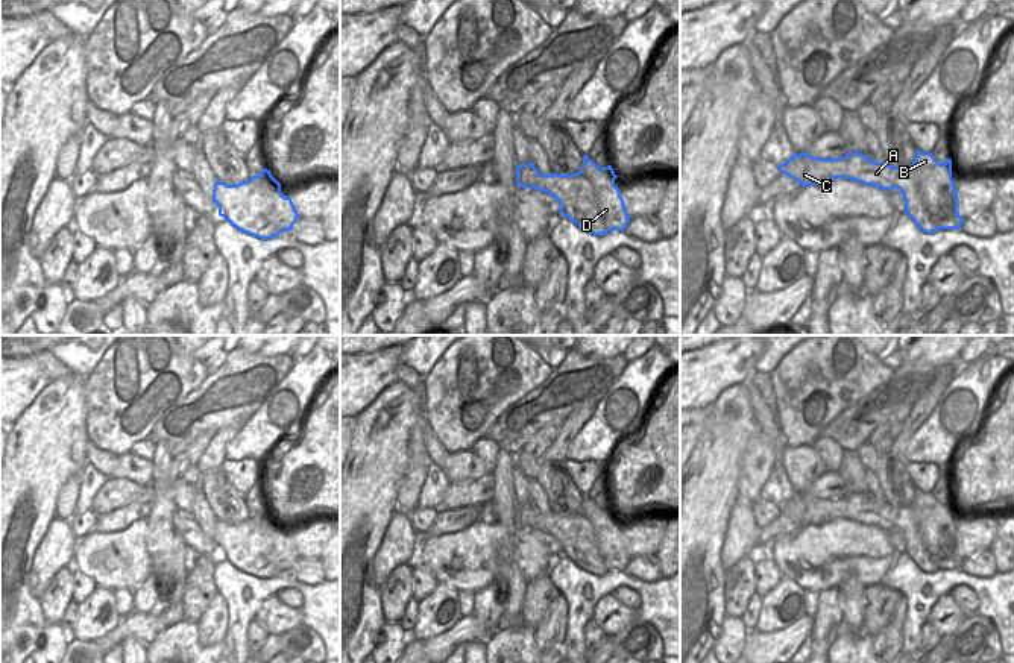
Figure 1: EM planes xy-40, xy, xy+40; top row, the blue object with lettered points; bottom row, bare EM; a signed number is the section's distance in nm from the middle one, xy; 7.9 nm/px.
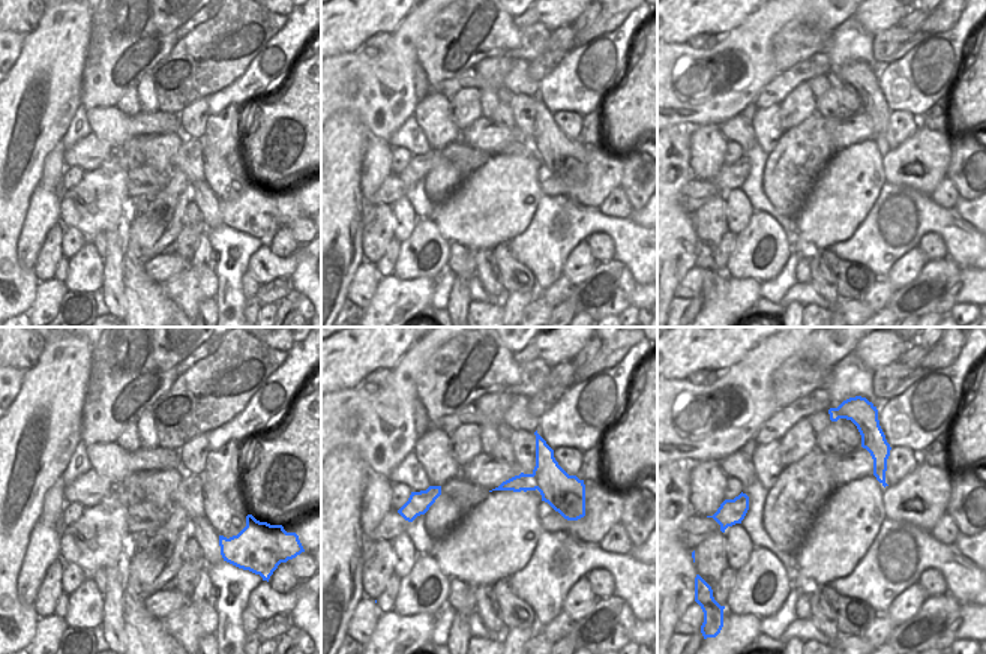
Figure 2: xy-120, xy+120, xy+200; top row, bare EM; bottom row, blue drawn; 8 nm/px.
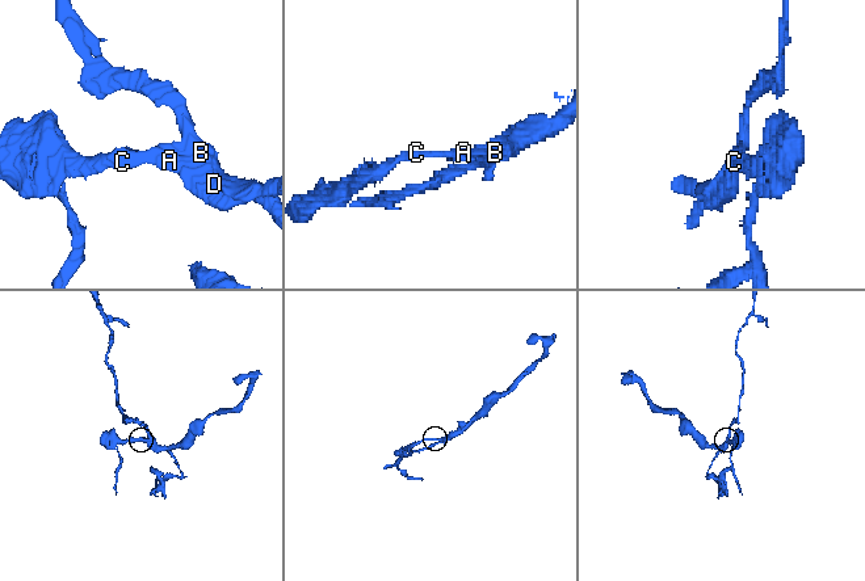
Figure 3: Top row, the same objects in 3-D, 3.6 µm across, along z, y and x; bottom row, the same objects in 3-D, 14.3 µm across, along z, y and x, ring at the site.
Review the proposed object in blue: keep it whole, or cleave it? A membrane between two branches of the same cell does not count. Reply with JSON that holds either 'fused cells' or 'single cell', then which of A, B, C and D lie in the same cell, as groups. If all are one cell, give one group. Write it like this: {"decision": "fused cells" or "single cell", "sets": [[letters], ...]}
{"decision": "fused cells", "sets": [["A", "C"], ["B", "D"]]}

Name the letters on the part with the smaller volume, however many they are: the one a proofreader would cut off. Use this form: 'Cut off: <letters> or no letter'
Cut off: A, C

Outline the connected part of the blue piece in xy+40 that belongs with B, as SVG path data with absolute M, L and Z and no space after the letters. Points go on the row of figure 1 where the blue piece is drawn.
M917 150L914 162L886 181L902 193L905 212L923 232L961 229L964 218L958 212L952 159L940 164L931 152Z

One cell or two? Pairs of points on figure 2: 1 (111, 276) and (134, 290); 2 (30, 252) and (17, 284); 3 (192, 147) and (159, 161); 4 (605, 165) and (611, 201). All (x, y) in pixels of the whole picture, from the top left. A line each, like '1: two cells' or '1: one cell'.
1: two cells
2: two cells
3: two cells
4: two cells

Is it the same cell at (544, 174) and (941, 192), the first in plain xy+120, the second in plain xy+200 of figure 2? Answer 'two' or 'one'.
two

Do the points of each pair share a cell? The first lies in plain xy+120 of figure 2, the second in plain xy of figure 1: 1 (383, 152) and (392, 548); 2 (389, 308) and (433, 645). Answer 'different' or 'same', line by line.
1: same
2: same

